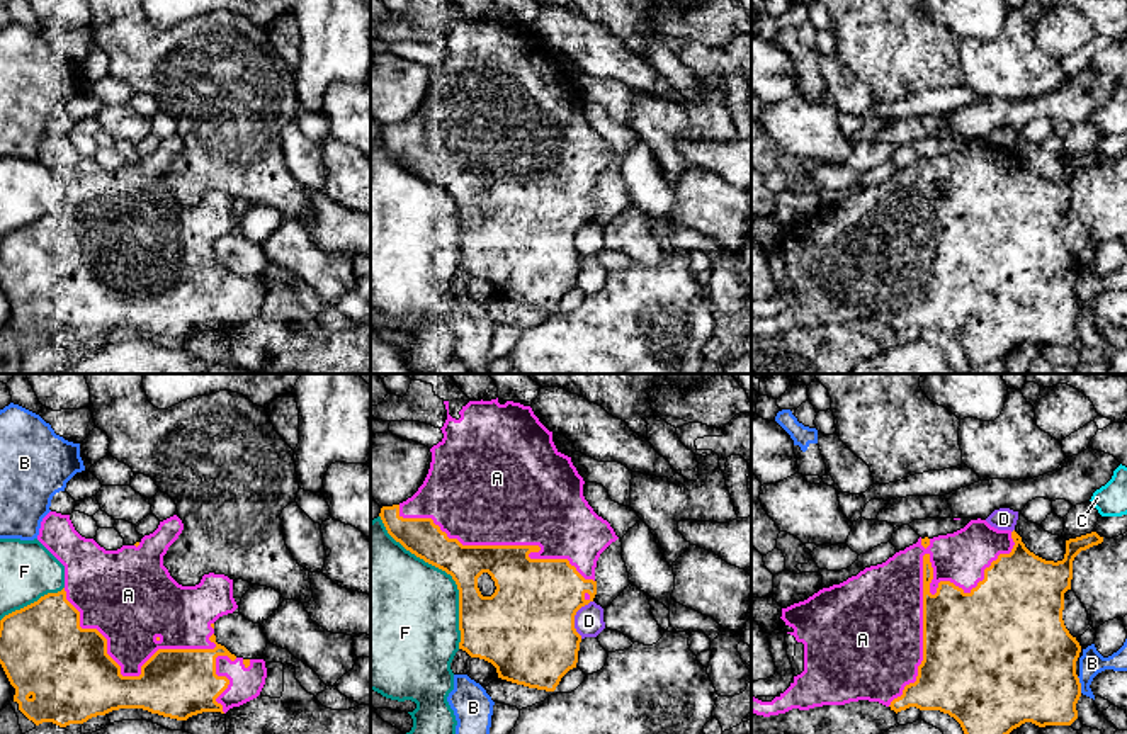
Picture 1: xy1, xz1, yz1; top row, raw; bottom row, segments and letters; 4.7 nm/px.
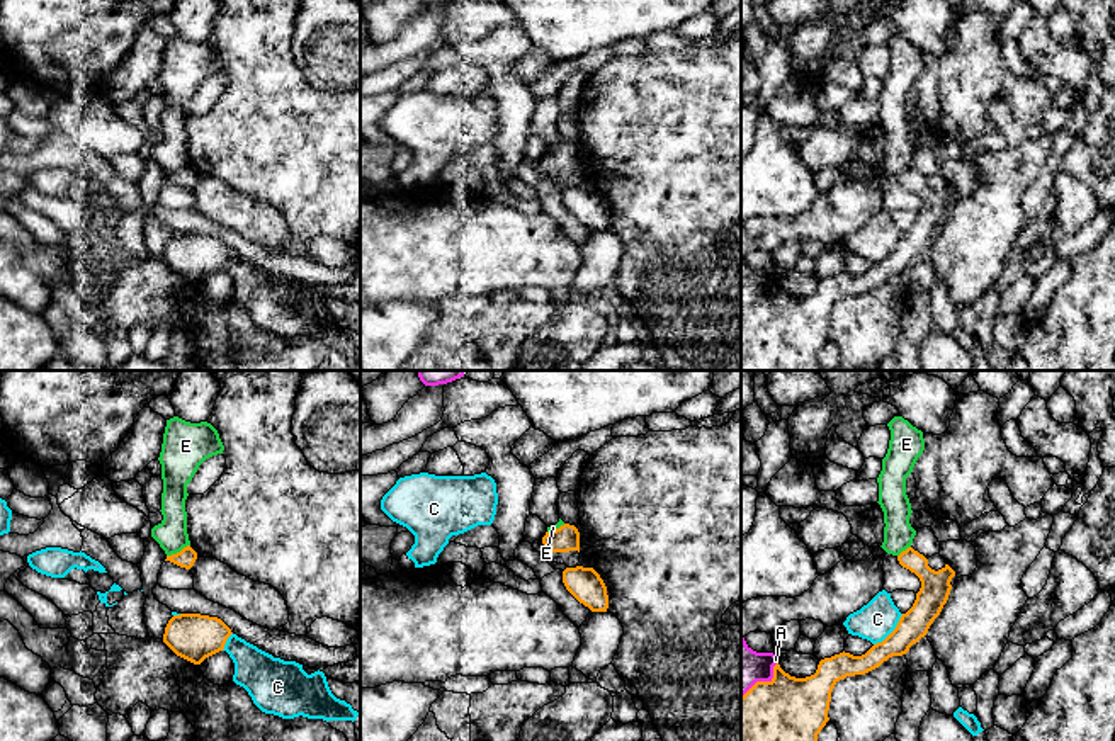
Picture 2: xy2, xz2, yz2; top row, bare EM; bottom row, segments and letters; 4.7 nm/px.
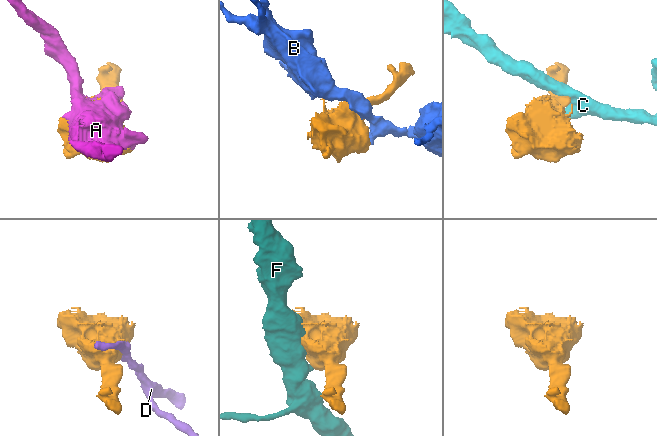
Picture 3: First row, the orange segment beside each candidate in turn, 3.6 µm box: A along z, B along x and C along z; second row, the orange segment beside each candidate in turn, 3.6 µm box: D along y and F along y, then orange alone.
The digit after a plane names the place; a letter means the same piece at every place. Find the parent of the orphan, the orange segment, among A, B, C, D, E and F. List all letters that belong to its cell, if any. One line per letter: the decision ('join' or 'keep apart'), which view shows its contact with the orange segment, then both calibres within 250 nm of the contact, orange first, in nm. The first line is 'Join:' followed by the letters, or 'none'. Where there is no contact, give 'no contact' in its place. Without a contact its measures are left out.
Join: A
A: join; contact in yz1; calibres 170 and 320 nm
B: keep apart; contact in yz1; calibres 440 and 120 nm
C: keep apart; contact in yz2; calibres 140 and 180 nm
D: keep apart; contact in xz1; calibres 460 and 140 nm
E: keep apart; contact in xy2; calibres 90 and 150 nm
F: keep apart; contact in xz1; calibres 190 and 480 nm

